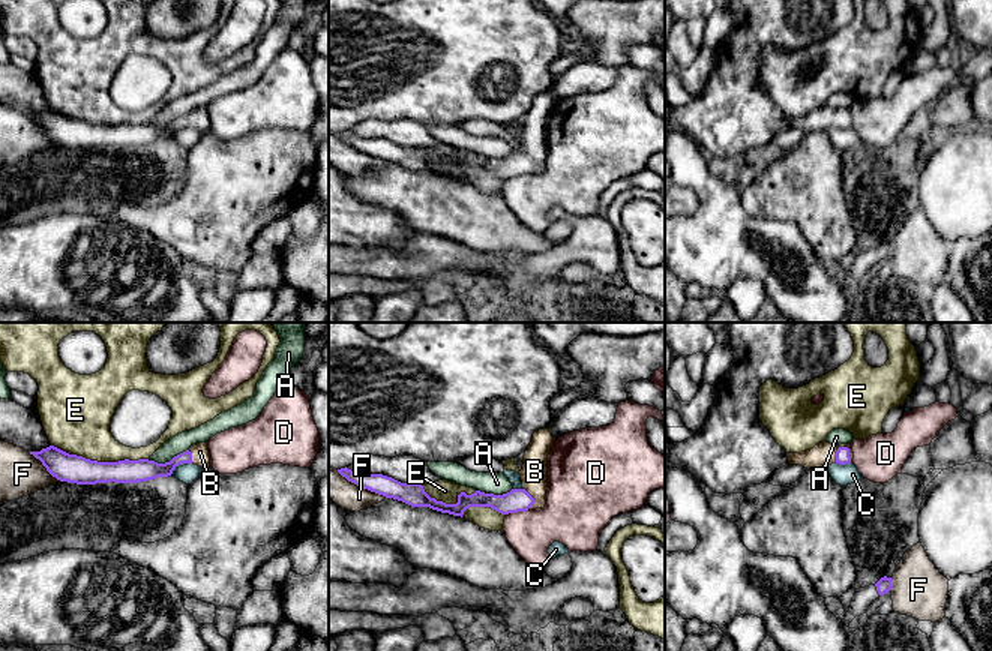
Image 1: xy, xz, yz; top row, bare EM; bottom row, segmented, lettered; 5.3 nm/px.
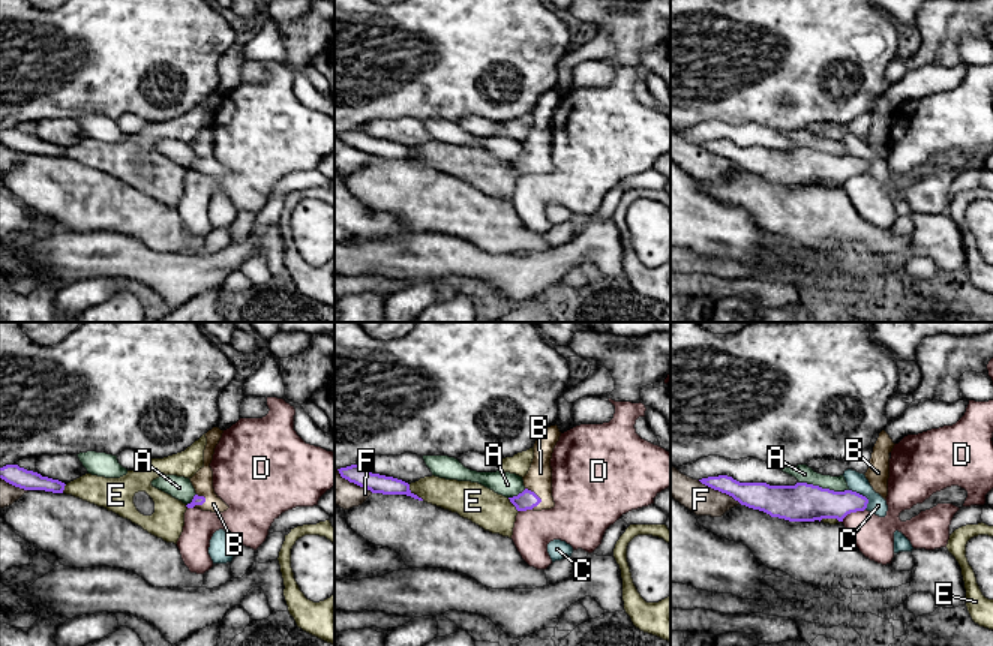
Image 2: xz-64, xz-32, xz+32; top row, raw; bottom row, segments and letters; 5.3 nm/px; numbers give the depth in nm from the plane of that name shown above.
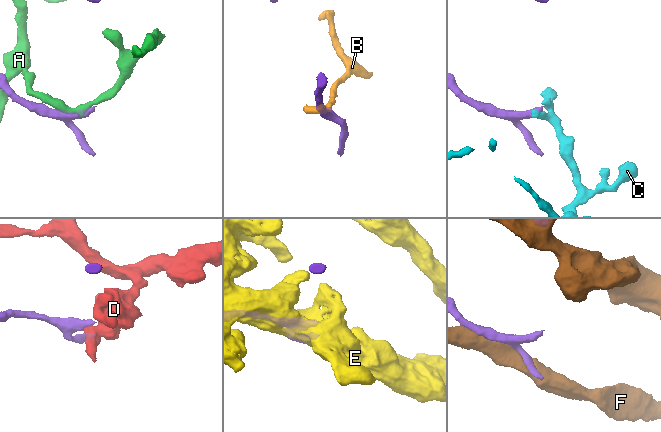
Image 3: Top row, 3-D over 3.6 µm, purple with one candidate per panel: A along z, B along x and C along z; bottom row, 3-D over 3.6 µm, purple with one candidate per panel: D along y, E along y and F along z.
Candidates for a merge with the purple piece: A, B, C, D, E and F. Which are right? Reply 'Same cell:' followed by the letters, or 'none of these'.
Same cell: B

